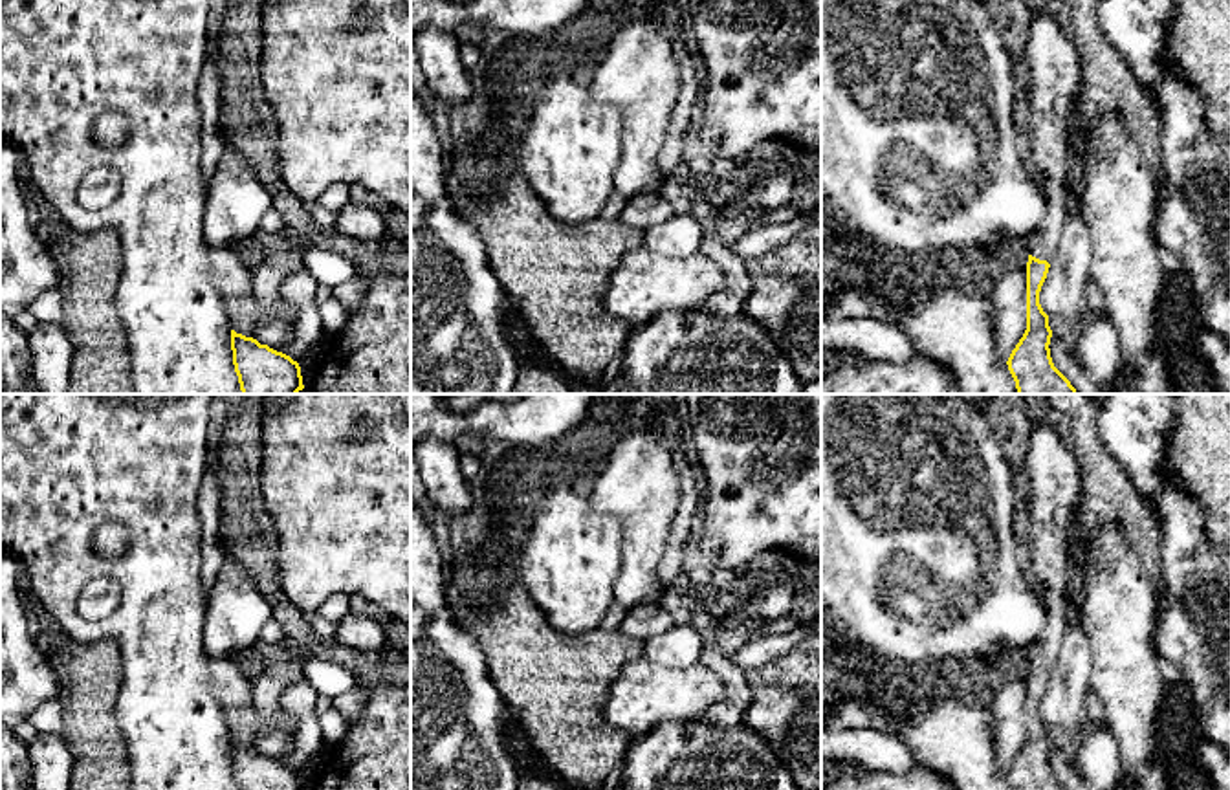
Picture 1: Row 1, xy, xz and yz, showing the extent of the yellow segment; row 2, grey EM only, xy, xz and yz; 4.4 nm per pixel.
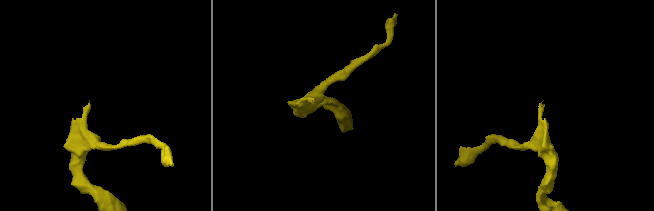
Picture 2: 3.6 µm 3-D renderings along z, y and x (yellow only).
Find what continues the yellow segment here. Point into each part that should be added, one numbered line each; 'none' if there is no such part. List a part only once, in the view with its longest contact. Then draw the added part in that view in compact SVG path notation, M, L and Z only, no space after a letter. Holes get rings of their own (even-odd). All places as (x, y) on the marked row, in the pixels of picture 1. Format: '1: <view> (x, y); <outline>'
1: yz (1054, 70); M1032 16L1025 60L1030 70L1030 148L1041 172L1045 218L1027 238L1028 255L1052 262L1065 229L1071 154L1067 117L1082 70L1078 51L1050 16Z

